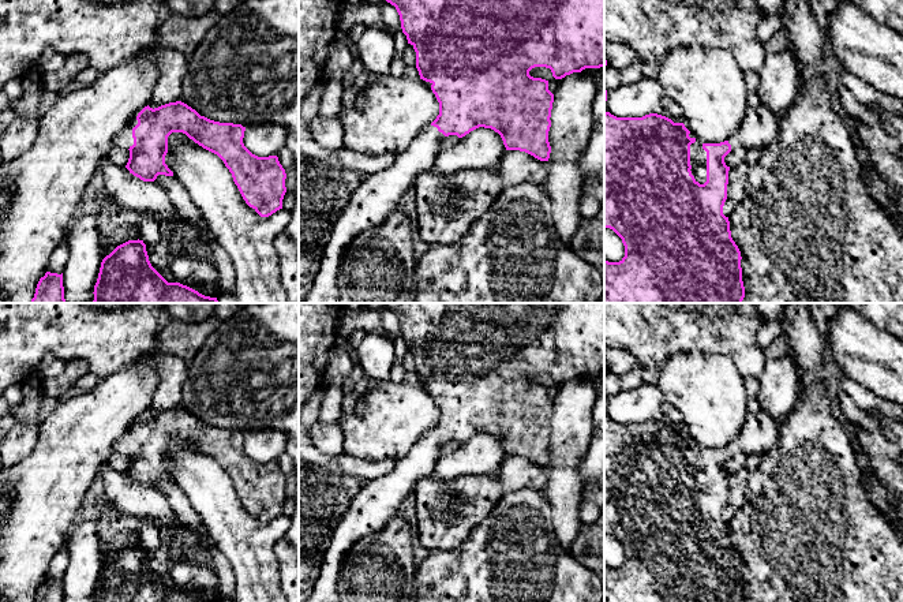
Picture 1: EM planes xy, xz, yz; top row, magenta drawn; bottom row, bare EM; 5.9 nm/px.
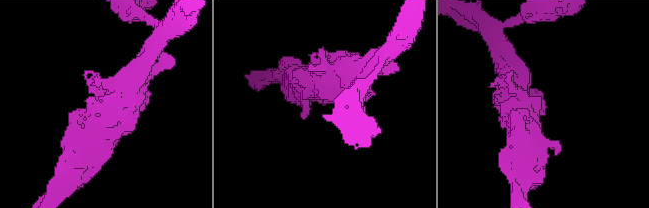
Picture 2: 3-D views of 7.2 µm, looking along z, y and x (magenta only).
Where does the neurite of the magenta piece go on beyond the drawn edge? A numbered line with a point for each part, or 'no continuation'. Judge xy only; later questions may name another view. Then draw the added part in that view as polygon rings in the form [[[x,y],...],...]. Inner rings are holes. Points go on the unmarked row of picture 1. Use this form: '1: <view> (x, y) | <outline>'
1: xy (124, 445) | [[[136,423],[115,444],[113,450],[130,455],[134,450],[132,434],[138,430]]]

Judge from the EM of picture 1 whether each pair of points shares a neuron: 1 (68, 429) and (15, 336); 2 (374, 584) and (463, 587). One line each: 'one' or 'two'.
1: two
2: two

